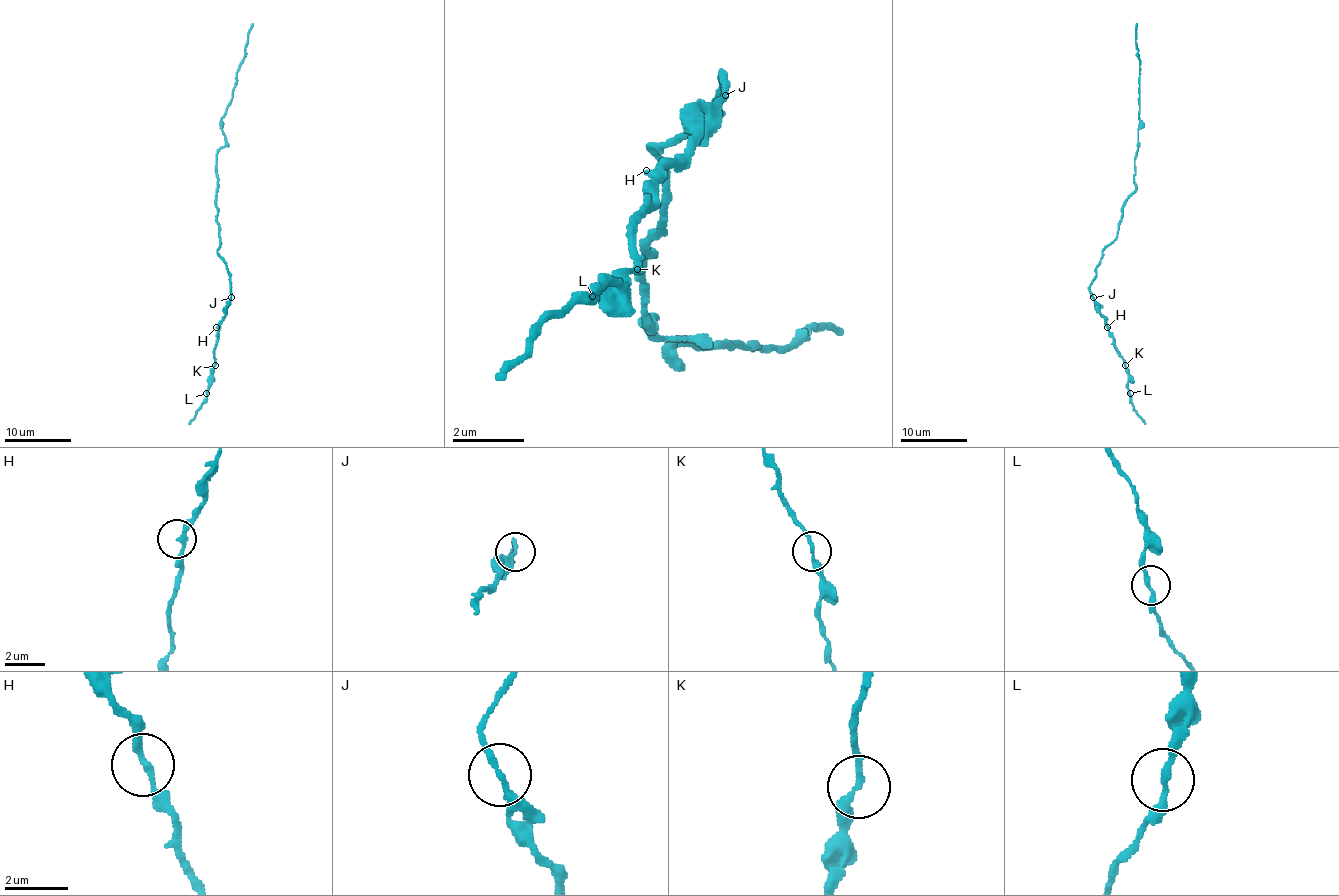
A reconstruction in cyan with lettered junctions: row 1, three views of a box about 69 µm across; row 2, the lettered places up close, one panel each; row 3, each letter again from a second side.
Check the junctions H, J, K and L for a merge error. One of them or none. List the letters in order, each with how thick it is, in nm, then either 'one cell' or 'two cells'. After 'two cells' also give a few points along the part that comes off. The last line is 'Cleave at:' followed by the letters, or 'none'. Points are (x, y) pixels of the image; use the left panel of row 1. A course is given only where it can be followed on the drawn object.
H: calibre 220 nm; one cell
J: calibre 200 nm; one cell
K: calibre 240 nm; one cell
L: calibre 200 nm; one cell
Cleave at: none

